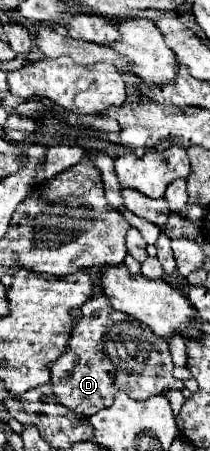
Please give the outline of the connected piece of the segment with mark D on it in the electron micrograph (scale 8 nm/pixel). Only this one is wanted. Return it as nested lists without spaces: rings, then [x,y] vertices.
[[[106,295],[88,299],[78,309],[78,315],[80,319],[68,341],[68,351],[50,365],[52,387],[58,403],[90,417],[102,407],[108,407],[120,389],[126,391],[132,399],[142,401],[168,389],[184,387],[184,381],[172,375],[174,363],[168,341],[158,339],[150,327],[130,319],[130,315],[114,311]]]

